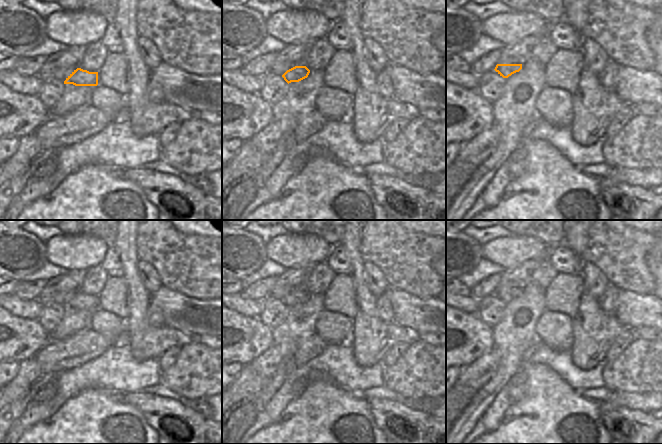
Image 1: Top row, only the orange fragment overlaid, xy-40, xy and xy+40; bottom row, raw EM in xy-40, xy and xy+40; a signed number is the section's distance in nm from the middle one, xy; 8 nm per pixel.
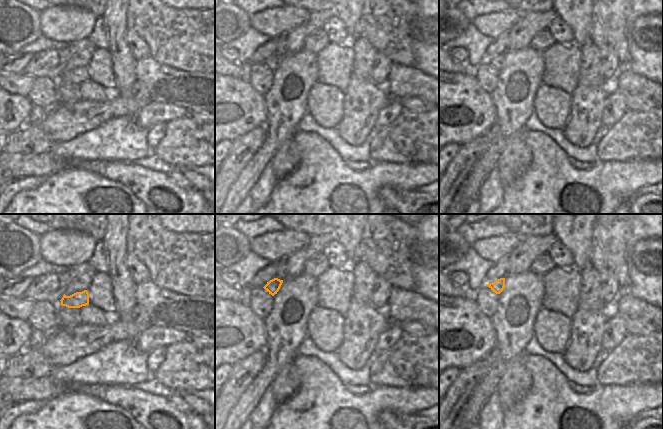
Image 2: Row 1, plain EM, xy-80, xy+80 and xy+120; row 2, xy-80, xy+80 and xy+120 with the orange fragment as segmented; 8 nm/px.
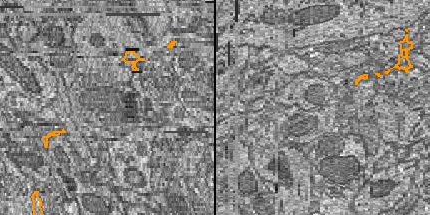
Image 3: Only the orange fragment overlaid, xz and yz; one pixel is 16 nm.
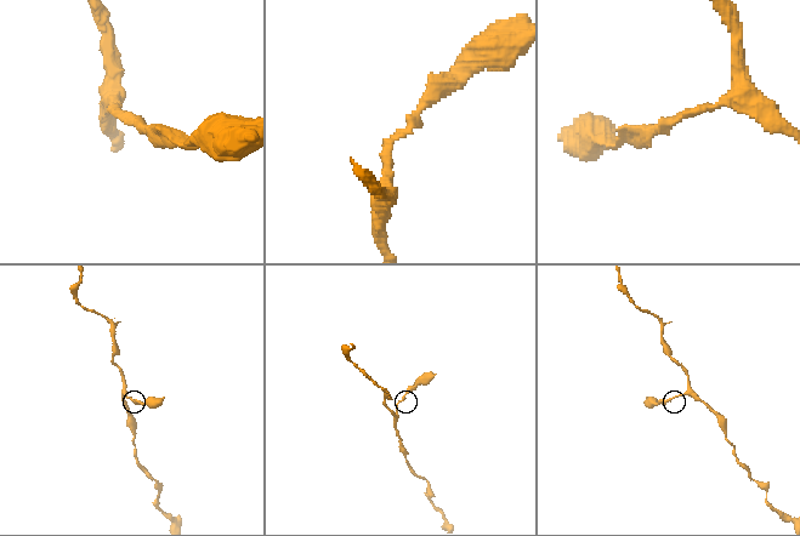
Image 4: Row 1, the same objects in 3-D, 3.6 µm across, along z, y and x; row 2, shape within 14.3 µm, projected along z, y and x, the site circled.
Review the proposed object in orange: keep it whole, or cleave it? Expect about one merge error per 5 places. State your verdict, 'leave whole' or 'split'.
leave whole

